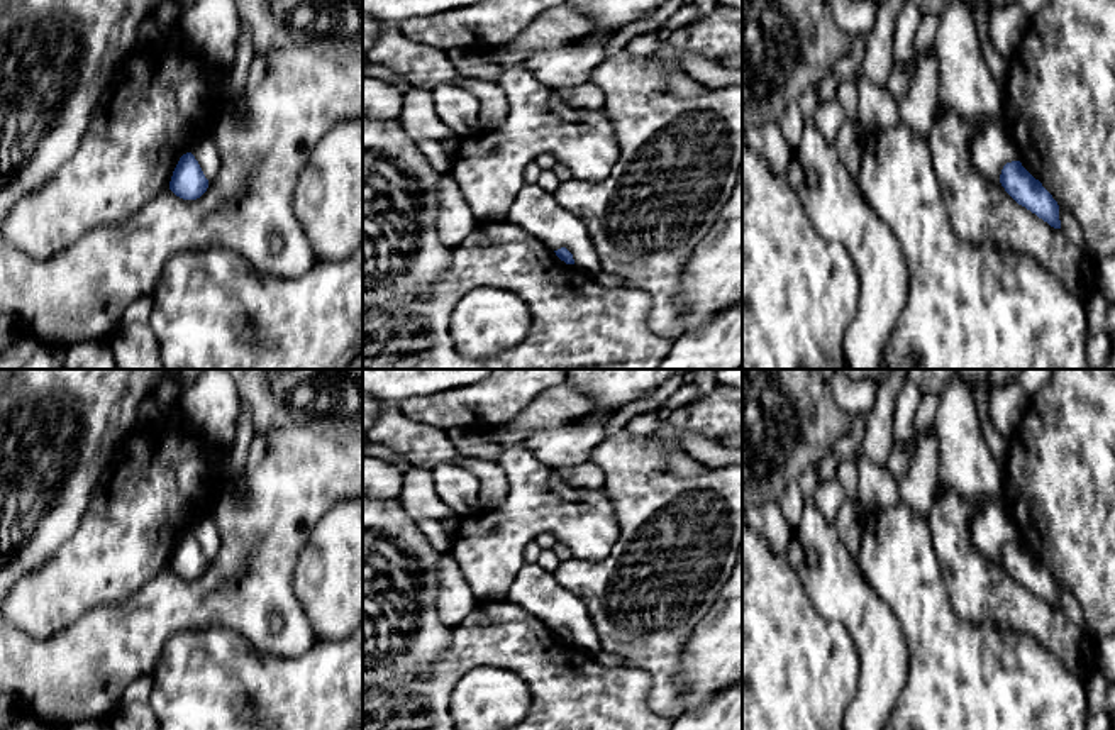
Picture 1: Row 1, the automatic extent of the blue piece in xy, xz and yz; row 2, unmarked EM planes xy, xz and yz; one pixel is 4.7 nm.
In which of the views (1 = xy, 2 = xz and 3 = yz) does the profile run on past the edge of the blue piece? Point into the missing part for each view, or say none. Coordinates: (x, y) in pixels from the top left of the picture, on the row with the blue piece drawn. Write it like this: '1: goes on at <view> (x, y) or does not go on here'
1: does not go on here
2: does not go on here
3: does not go on here

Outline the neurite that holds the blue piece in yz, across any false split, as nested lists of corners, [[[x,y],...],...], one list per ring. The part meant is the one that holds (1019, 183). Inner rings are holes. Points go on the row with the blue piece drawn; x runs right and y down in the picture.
[[[1012,161],[1003,166],[1000,183],[1018,205],[1035,213],[1051,227],[1061,229],[1057,202],[1020,161]]]

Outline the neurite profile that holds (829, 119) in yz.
[[[837,98],[818,105],[818,110],[813,117],[815,127],[832,146],[846,120],[847,115]]]

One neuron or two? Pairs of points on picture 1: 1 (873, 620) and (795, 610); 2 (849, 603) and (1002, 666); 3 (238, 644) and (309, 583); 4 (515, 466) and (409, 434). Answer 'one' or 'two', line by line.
1: two
2: two
3: two
4: two

